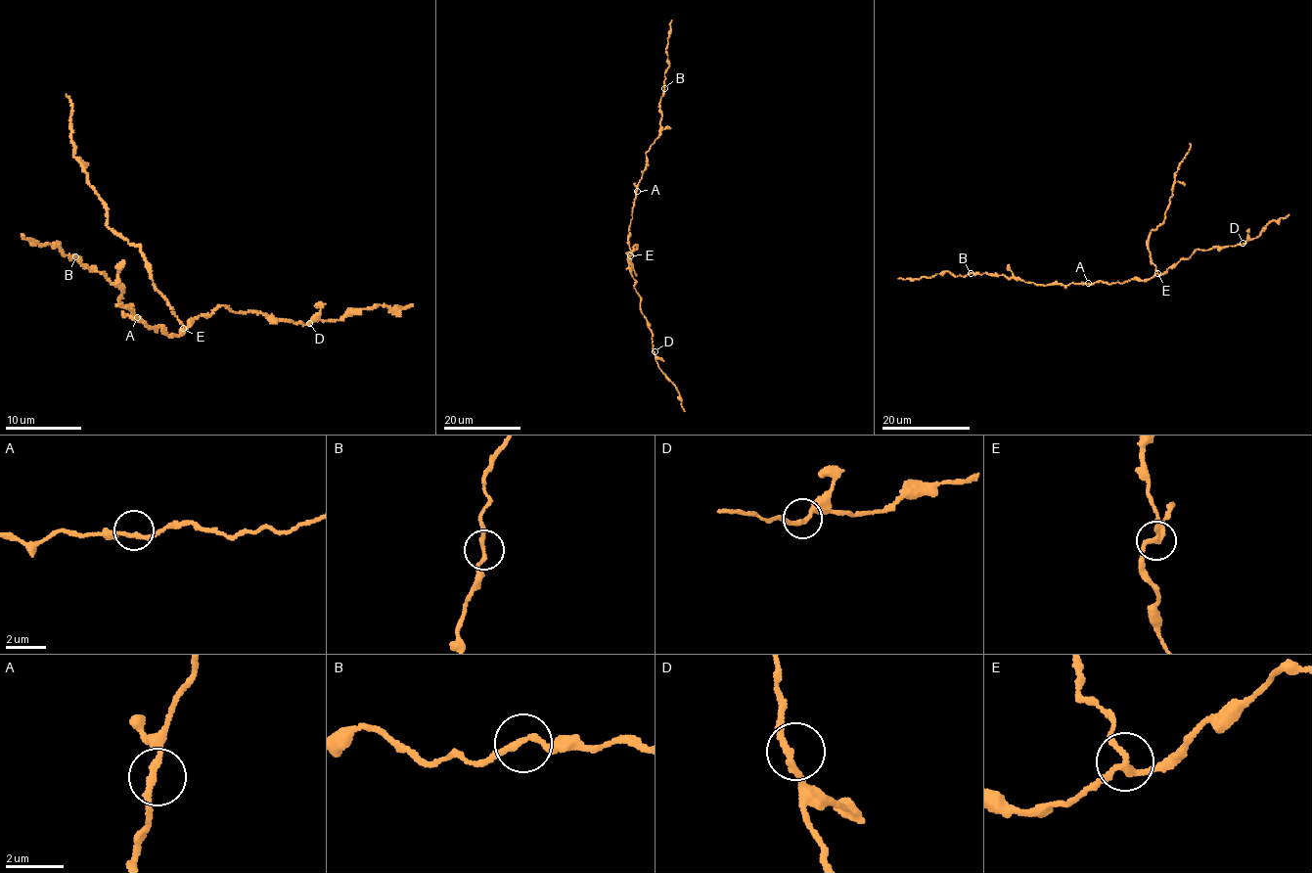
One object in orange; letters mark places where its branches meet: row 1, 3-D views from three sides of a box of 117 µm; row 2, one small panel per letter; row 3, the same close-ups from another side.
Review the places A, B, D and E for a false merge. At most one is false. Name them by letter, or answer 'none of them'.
E

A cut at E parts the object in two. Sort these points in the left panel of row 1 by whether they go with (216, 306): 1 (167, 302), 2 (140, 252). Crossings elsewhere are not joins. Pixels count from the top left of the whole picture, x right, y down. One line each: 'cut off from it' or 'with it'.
1: cut off from it
2: cut off from it

